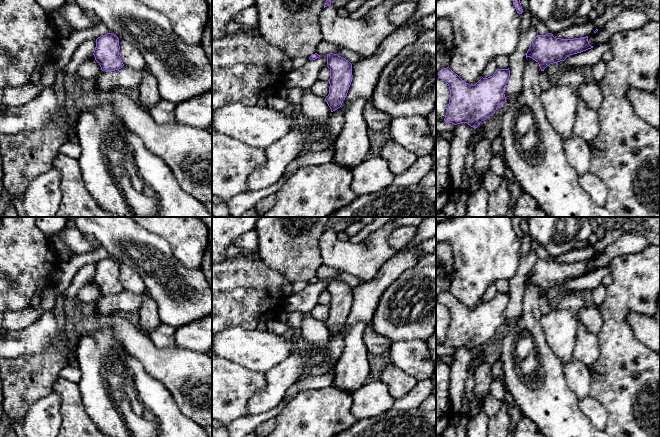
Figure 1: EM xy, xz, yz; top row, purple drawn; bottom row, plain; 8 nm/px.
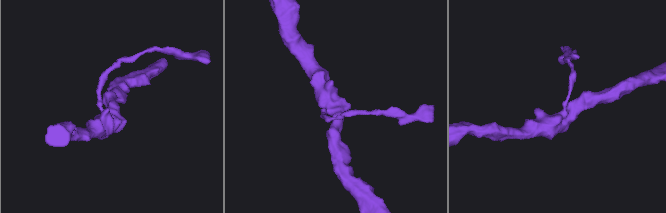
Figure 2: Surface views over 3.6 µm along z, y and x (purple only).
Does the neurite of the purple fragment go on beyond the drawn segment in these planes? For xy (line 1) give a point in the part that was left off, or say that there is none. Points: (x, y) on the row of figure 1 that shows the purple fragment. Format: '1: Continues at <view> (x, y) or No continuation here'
1: No continuation here

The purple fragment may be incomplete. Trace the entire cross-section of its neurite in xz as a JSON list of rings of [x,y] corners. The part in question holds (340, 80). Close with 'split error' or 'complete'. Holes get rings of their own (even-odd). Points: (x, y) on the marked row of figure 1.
[[[327,54],[327,65],[330,69],[329,94],[325,98],[331,112],[341,107],[352,82],[352,64],[337,54]]]; complete

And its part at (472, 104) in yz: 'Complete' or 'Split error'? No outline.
Complete

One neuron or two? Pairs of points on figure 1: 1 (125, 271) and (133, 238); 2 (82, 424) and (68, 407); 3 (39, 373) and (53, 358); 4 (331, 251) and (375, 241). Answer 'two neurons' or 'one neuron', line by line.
1: two neurons
2: one neuron
3: one neuron
4: one neuron

